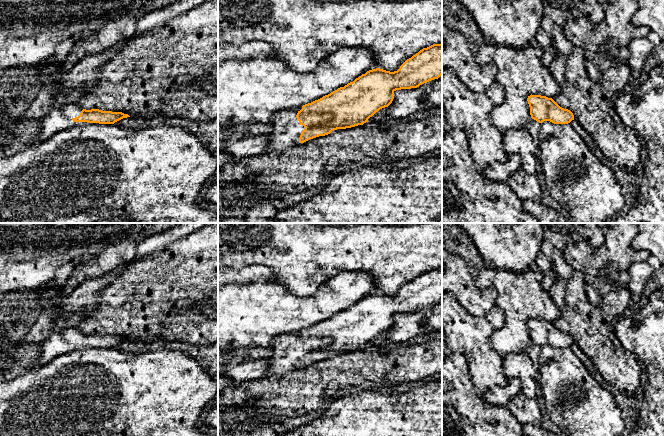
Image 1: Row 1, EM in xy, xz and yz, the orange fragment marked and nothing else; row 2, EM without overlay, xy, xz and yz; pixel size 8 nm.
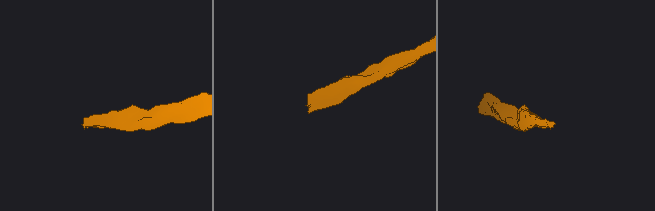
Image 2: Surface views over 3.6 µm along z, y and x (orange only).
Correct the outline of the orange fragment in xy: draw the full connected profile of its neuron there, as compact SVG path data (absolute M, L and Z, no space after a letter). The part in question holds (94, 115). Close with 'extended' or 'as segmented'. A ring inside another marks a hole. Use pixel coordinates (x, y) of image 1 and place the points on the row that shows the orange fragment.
M77 103L62 104L57 107L52 107L50 112L42 118L39 124L39 128L36 131L38 135L37 138L26 143L32 144L34 142L45 141L52 137L54 134L58 133L59 131L70 127L87 123L114 124L115 122L127 117L130 116L122 112L102 111L99 109L86 110L83 107L79 106Z; extended

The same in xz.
M442 44L423 48L407 59L397 71L390 72L380 68L369 70L344 87L303 105L300 111L290 109L278 112L271 122L273 131L268 134L269 144L262 153L282 152L298 143L328 135L334 130L363 125L376 112L392 103L396 90L417 88L441 75Z; extended

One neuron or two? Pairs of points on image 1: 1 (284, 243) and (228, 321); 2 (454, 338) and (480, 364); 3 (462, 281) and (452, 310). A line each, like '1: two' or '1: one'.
1: two
2: one
3: two

